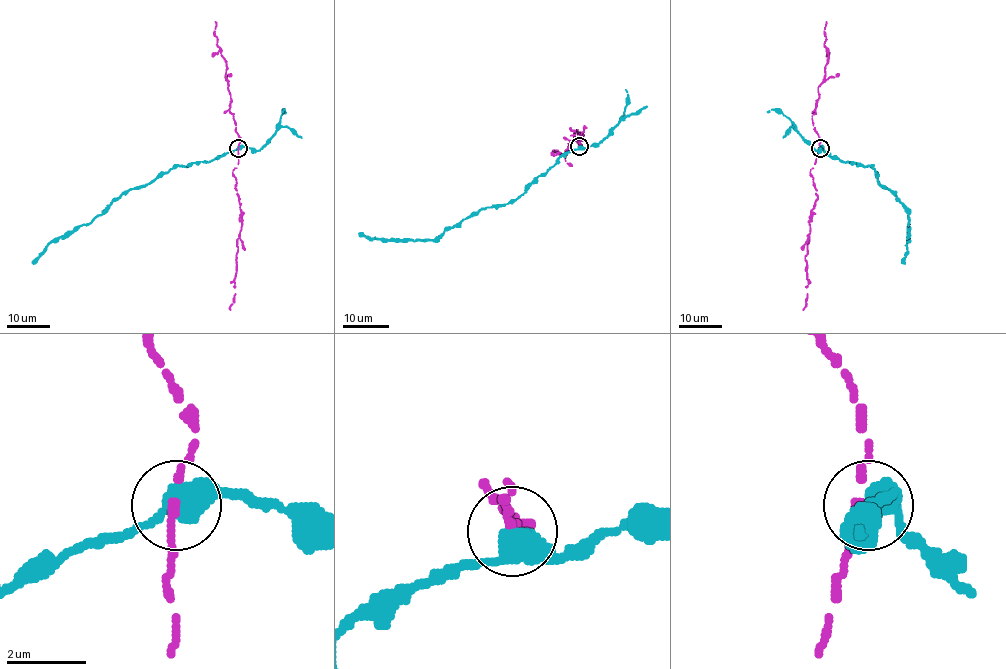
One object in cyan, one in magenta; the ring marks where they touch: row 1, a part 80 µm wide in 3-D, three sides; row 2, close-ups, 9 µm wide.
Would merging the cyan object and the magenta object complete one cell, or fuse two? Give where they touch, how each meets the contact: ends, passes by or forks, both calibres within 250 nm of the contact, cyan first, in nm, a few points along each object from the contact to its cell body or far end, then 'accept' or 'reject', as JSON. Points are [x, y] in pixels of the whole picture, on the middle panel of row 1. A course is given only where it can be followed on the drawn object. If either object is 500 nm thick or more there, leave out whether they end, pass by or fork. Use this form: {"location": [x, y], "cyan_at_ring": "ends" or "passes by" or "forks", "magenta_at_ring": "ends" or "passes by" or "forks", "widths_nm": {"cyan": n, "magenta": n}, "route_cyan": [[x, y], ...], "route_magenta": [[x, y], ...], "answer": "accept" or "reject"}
{"location": [579, 146], "cyan_at_ring": "passes by", "magenta_at_ring": "passes by", "widths_nm": {"cyan": 420, "magenta": 190}, "route_cyan": [[579, 145], [564, 153], [514, 199], [503, 205], [483, 208], [433, 240], [360, 236]], "route_magenta": [[579, 145], [579, 140], [573, 135], [579, 143], [583, 135], [578, 134], [577, 129], [574, 133], [571, 127]], "answer": "reject"}

